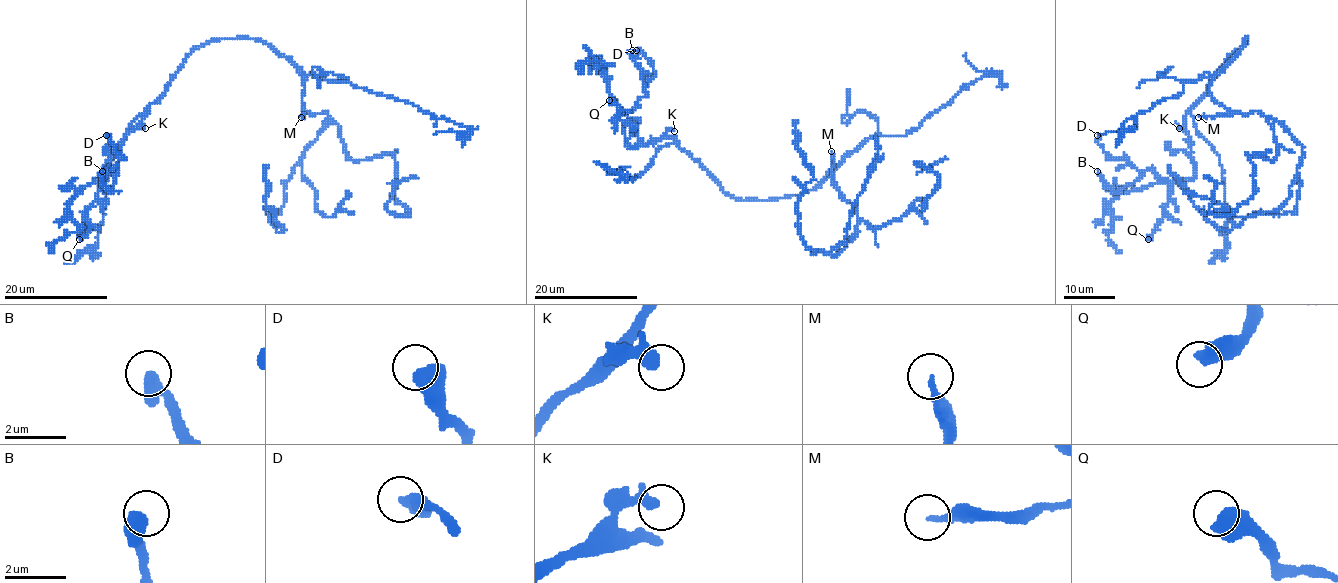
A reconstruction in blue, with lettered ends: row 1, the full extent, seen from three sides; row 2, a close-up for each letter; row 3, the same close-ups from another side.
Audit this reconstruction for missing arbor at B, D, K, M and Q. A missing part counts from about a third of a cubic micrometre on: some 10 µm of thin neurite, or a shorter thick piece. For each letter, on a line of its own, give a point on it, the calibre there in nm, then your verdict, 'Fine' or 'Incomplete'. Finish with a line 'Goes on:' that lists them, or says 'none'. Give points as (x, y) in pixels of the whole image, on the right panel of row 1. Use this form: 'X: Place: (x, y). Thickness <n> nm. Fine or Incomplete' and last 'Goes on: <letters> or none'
B: Place: (1097, 171). Thickness 500 nm. Fine
D: Place: (1097, 135). Thickness 550 nm. Fine
K: Place: (1179, 128). Thickness 260 nm. Fine
M: Place: (1198, 117). Thickness 190 nm. Fine
Q: Place: (1148, 239). Thickness 600 nm. Fine
Goes on: none

